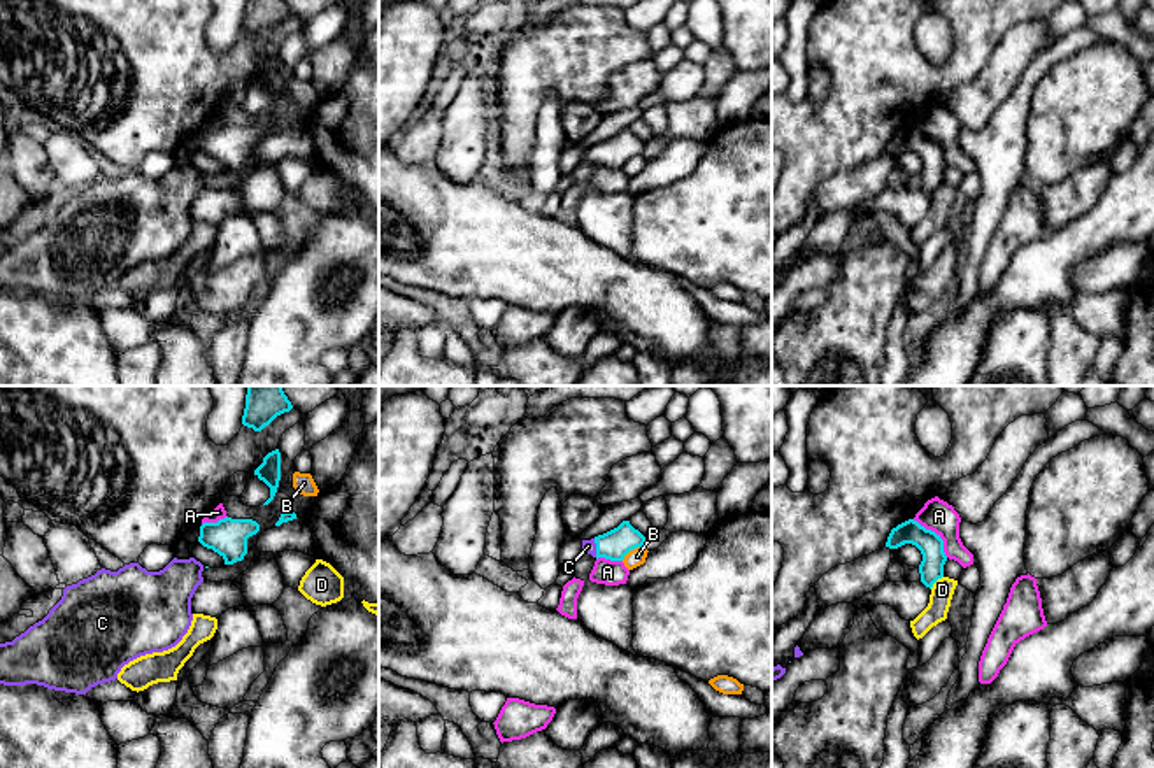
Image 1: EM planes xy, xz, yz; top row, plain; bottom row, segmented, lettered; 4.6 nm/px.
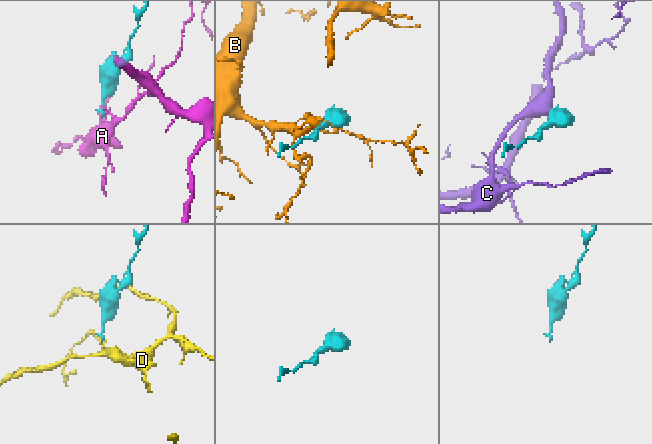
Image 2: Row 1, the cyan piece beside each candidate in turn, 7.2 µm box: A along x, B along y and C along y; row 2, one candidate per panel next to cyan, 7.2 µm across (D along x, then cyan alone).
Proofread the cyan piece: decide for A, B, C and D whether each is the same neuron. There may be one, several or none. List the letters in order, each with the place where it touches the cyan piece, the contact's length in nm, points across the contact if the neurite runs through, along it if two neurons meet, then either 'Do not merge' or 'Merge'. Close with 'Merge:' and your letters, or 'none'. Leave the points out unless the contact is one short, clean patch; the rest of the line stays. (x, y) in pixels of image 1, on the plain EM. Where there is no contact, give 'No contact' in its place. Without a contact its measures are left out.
A: Touches cyan at yz (935, 141). Shared border 240 nm. Boundary: yz (912, 127), (930, 135), (942, 148), (942, 158), (947, 163). Do not merge
B: Touches cyan at xz (632, 156). Shared border 120 nm. Do not merge
C: Touches cyan at xz (597, 155). Shared border 90 nm. Merge
D: Touches cyan at yz (935, 188). Shared border 90 nm. Boundary: yz (942, 183), (930, 195). Do not merge
Merge: C

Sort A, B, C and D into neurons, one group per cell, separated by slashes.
A / B / C / D

